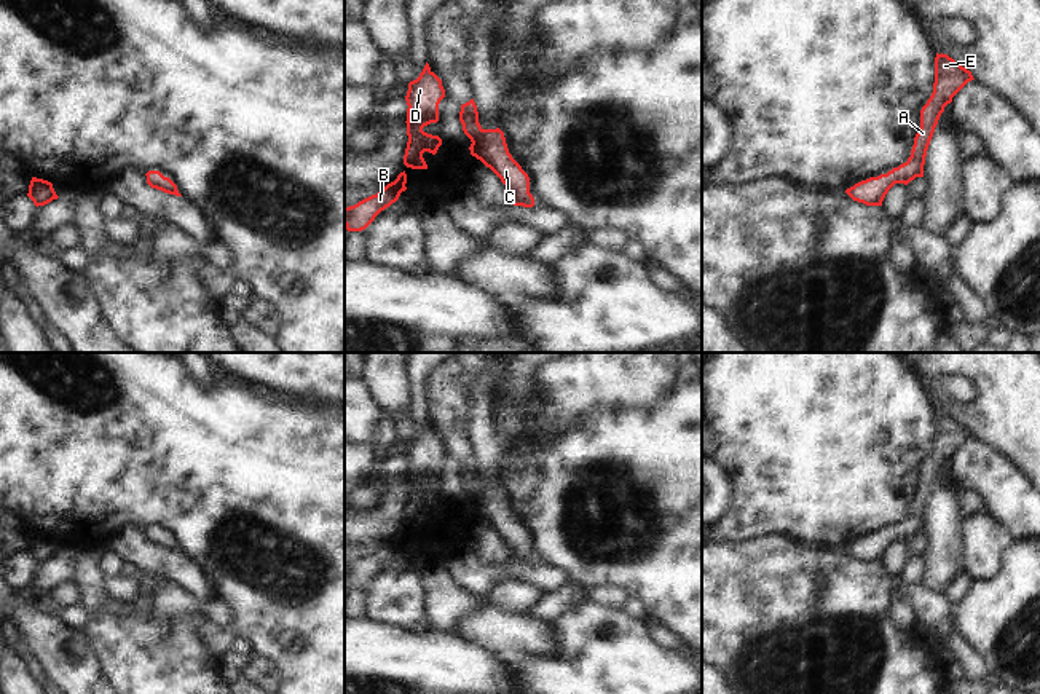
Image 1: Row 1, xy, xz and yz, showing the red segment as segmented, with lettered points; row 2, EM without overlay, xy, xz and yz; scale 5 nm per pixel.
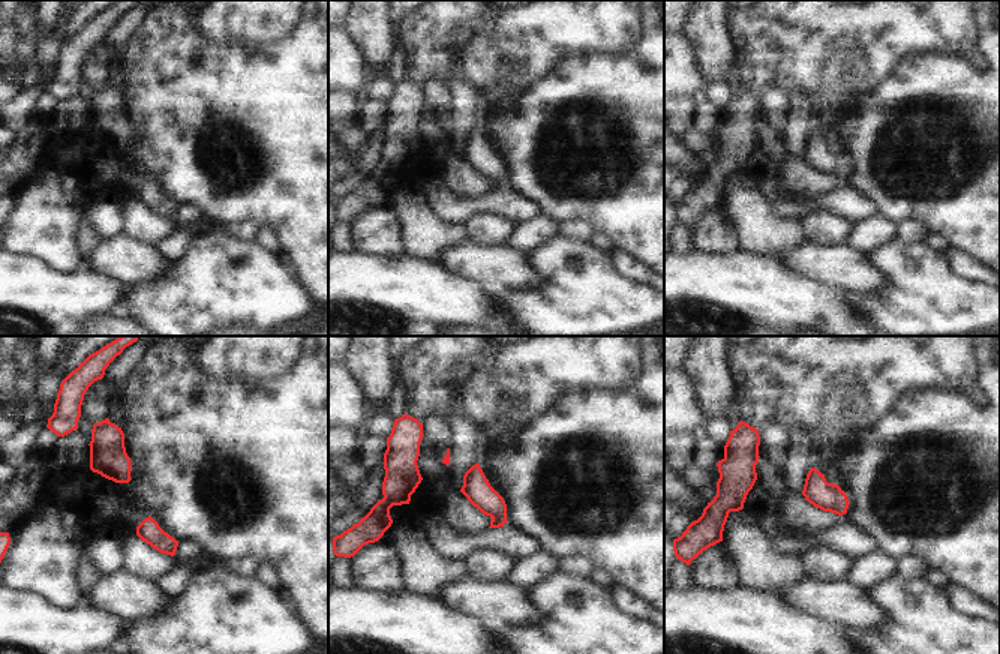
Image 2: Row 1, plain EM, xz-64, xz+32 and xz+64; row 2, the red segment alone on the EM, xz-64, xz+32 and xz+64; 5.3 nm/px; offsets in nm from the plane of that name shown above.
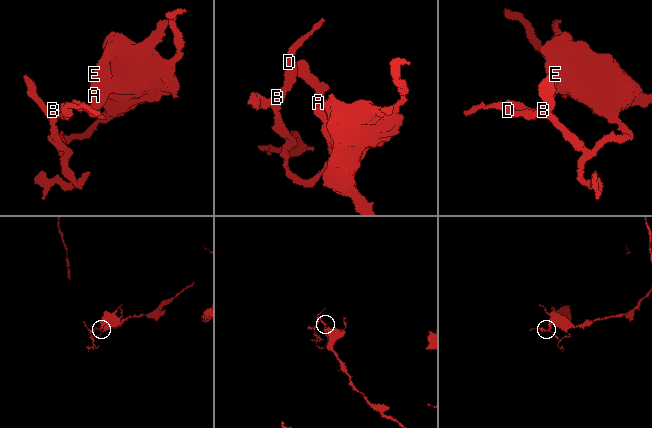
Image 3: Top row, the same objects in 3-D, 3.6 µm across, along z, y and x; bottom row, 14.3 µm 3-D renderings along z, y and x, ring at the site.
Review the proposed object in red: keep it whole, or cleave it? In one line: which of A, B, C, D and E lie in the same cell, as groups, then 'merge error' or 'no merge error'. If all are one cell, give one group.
A B C D E | no merge error

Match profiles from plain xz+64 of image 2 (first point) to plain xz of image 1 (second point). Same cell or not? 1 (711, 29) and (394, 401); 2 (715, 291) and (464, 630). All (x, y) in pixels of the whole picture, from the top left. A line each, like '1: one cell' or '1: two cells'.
1: one cell
2: two cells

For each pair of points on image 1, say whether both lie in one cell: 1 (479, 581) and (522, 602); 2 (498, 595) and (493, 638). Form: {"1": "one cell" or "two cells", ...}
{"1": "two cells", "2": "two cells"}

